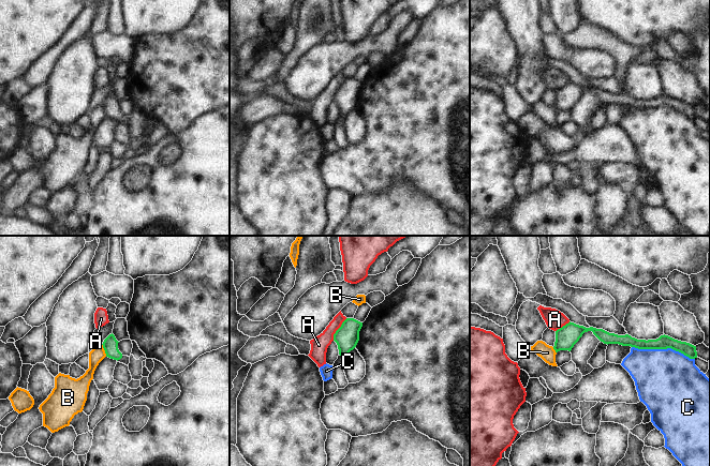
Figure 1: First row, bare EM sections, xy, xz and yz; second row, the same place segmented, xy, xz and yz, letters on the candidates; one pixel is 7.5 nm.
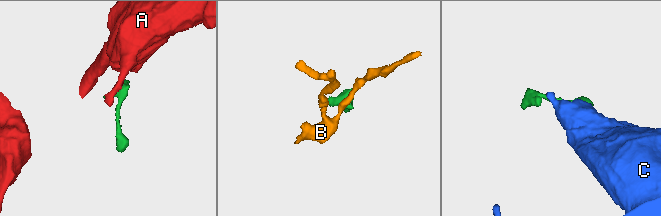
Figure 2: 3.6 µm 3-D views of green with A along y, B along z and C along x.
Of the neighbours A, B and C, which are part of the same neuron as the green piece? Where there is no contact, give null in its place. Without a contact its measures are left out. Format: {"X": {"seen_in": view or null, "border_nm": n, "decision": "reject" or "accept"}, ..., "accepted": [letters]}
{"A": {"seen_in": "xz", "border_nm": 200, "decision": "reject"}, "B": {"seen_in": "xy", "border_nm": 100, "decision": "reject"}, "C": {"seen_in": "yz", "border_nm": 480, "decision": "reject"}, "accepted": []}

